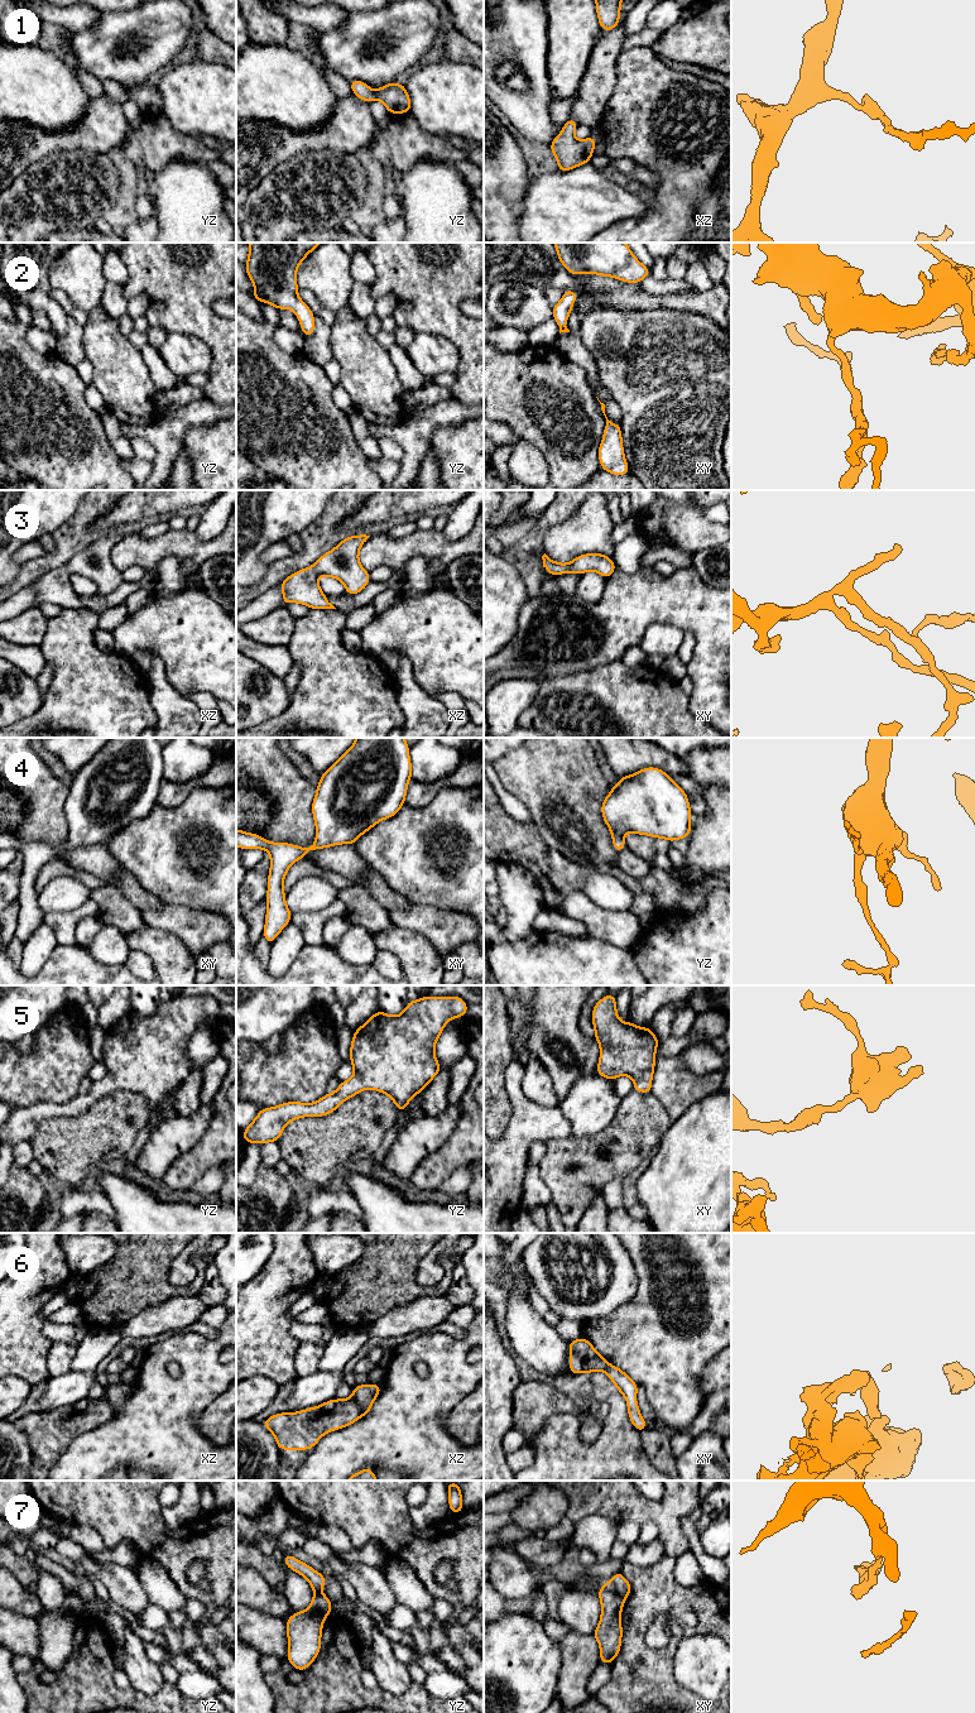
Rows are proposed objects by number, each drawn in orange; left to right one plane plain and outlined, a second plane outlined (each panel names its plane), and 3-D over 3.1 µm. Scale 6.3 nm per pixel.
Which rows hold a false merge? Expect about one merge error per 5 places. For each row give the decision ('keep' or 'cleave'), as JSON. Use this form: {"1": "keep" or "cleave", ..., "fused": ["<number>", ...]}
{"1": "keep", "2": "keep", "3": "keep", "4": "keep", "5": "keep", "6": "cleave", "7": "cleave", "fused": ["6", "7"]}

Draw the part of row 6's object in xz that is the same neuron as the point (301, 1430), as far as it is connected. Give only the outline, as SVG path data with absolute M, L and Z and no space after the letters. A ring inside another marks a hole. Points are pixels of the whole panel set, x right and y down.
M354 1397L333 1398L298 1412L280 1412L261 1424L275 1438L279 1450L313 1449L328 1431L346 1428L361 1417Z

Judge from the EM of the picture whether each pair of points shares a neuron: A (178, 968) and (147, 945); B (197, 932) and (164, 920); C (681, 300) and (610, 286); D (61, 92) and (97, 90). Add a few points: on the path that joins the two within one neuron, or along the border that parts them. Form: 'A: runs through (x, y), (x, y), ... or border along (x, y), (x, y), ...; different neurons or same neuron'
A: runs through (171, 960), (154, 945); same neuron
B: runs through (190, 929), (181, 920), (172, 920); same neuron
C: runs through (663, 301), (640, 301), (628, 297); same neuron
D: border along (68, 66), (90, 97); different neurons

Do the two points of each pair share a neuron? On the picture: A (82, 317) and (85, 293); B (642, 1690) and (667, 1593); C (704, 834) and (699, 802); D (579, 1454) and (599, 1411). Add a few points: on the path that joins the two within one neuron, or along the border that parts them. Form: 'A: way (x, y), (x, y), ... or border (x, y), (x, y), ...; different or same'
A: border (62, 289), (73, 306), (82, 308), (87, 313); different
B: way (637, 1666), (634, 1663), (634, 1626), (643, 1617); same
C: border (704, 787), (705, 811), (699, 817); different
D: border (608, 1401), (608, 1414), (601, 1423); different

